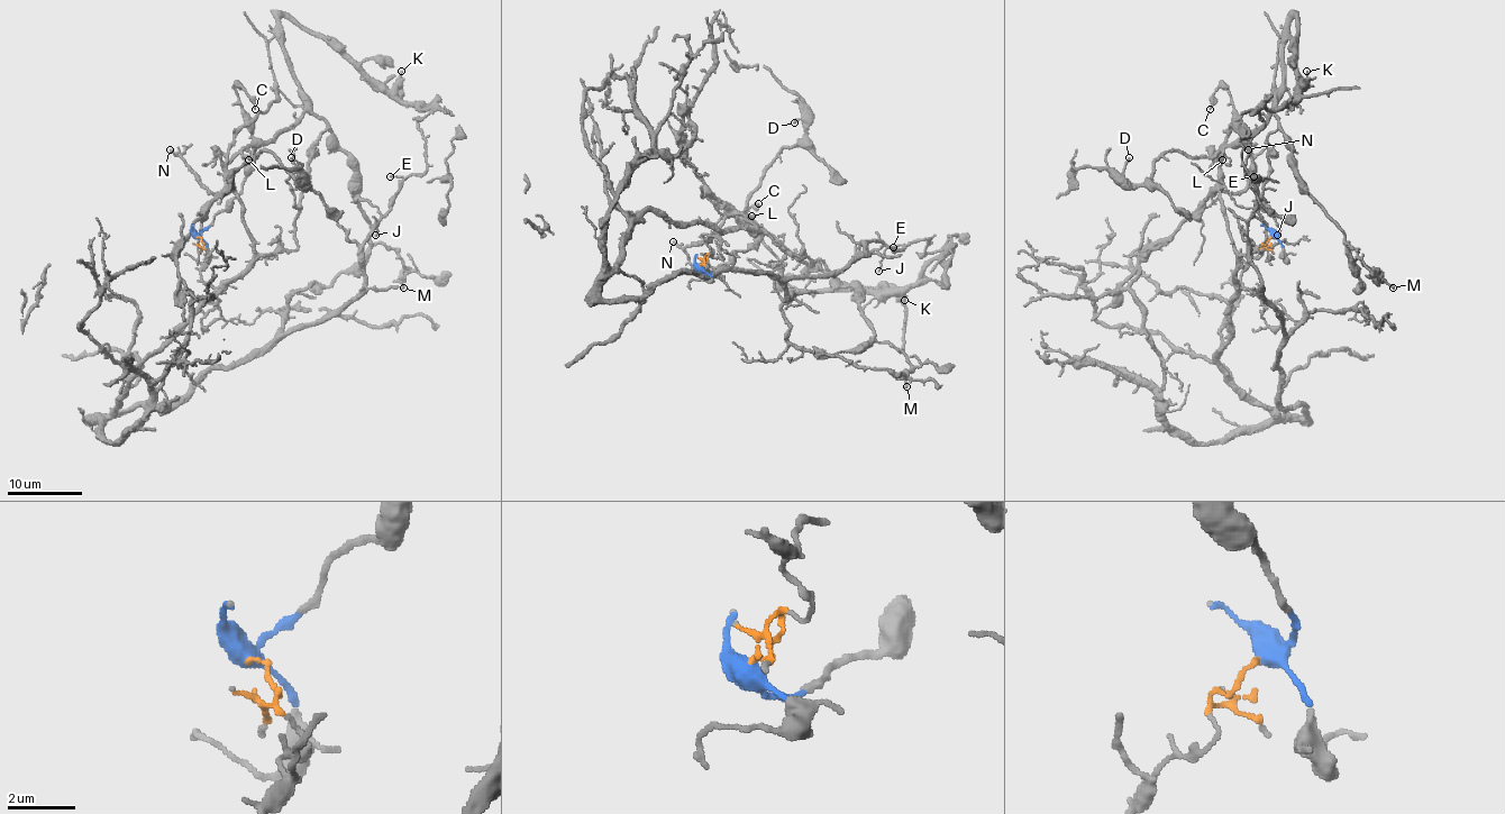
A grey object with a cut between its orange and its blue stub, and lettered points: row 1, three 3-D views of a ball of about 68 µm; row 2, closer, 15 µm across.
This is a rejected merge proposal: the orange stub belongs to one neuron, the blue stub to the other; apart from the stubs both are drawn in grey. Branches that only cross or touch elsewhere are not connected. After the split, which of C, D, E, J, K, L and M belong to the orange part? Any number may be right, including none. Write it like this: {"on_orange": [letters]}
{"on_orange": ["E", "J"]}

